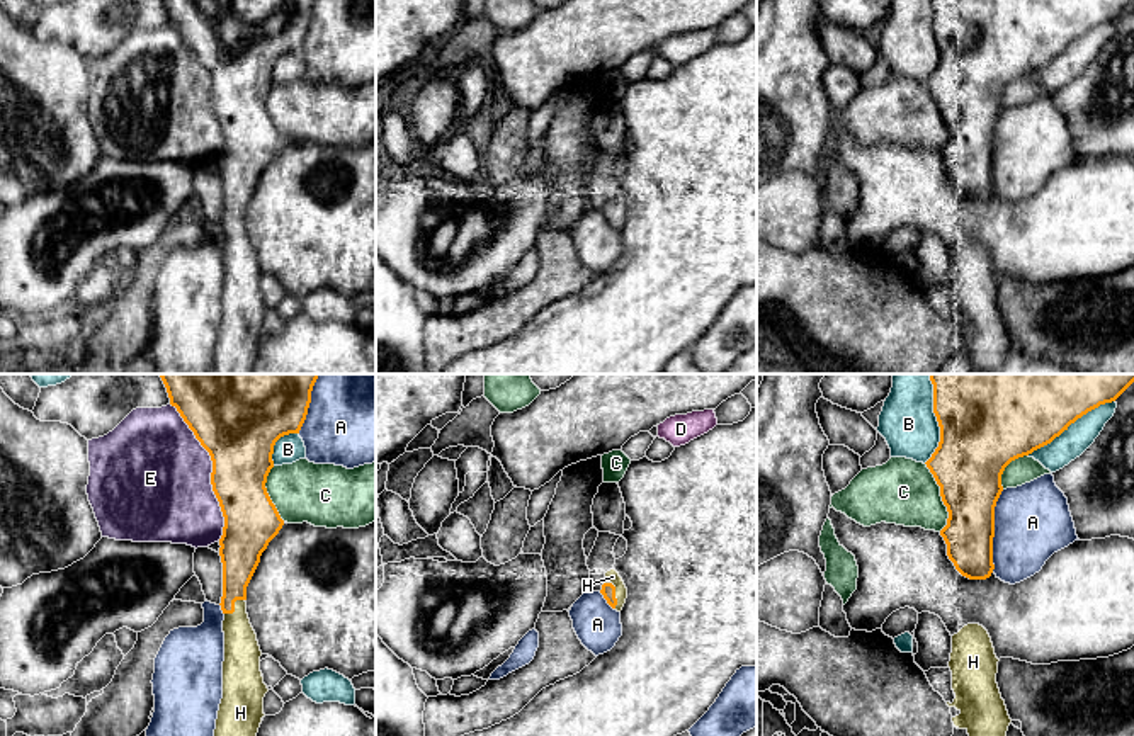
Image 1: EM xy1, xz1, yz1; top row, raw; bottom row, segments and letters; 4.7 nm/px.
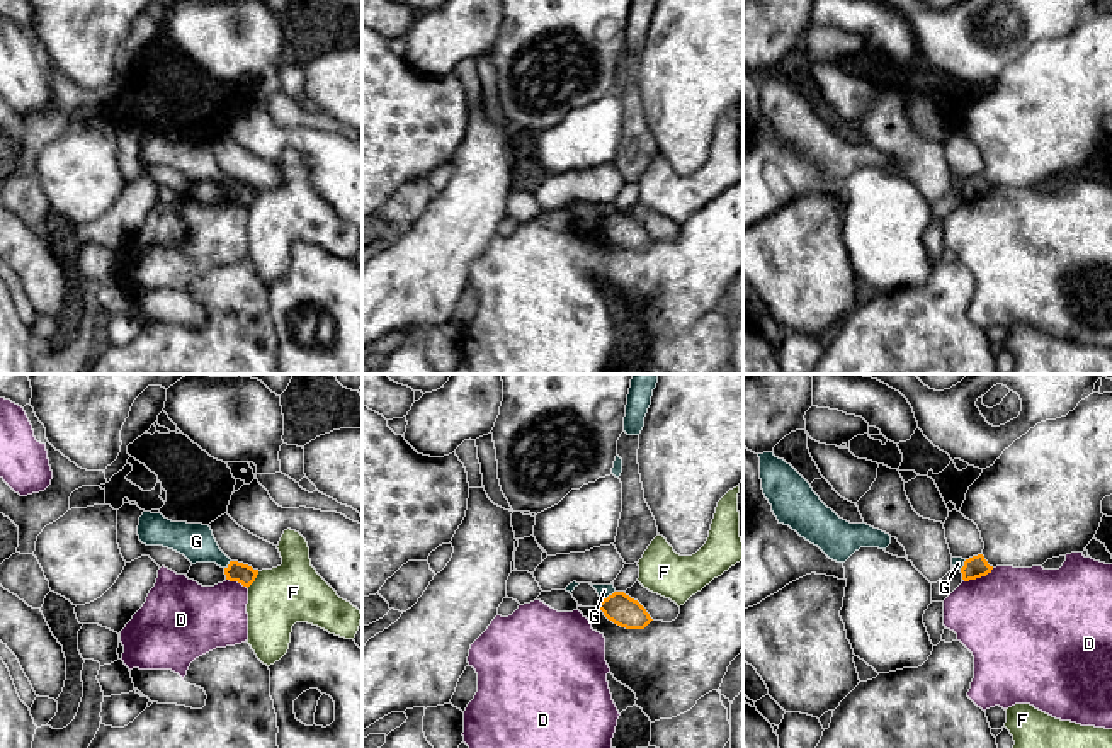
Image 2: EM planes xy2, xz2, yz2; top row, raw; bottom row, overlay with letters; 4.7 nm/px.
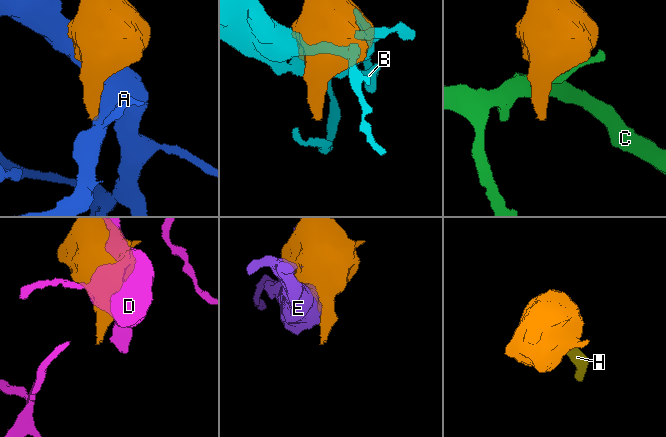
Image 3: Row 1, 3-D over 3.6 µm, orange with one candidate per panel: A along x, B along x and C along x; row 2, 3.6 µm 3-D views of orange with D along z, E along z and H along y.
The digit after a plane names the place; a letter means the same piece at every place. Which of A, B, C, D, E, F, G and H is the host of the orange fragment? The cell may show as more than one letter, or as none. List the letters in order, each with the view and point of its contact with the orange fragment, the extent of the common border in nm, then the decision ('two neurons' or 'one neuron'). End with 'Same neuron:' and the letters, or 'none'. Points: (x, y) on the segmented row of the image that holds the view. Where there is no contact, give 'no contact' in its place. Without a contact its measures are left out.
A: contact yz1 (993, 531); length 400 nm; two neurons
B: contact yz1 (937, 418); length 420 nm; two neurons
C: contact yz1 (941, 495); length 340 nm; two neurons
D: contact yz2 (978, 577); length 160 nm; two neurons
E: contact xy1 (213, 471); length 700 nm; two neurons
F: contact xy2 (254, 580); length 100 nm; two neurons
G: contact xz2 (609, 595); length 80 nm; two neurons
H: contact xz1 (614, 594); length 140 nm; one neuron
Same neuron: H

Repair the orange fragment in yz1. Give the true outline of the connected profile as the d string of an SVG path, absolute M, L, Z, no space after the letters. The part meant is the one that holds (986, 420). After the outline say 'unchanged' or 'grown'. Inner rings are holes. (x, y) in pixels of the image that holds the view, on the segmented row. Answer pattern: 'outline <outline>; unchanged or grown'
outline M928 374L933 384L933 413L940 442L925 462L940 486L947 525L940 530L947 556L969 580L991 576L995 507L1003 491L1005 467L1051 444L1071 423L1115 401L1134 374Z; unchanged

